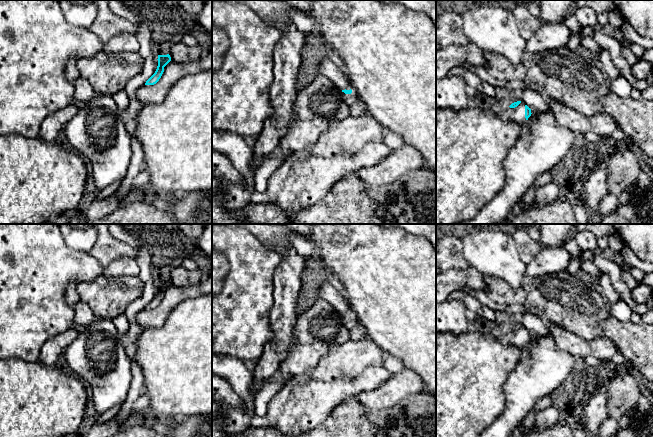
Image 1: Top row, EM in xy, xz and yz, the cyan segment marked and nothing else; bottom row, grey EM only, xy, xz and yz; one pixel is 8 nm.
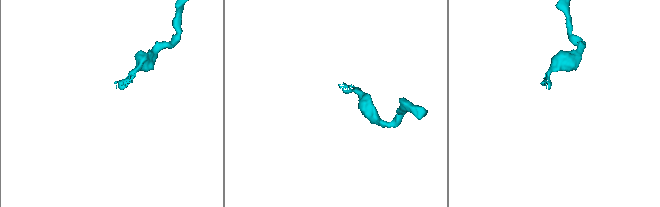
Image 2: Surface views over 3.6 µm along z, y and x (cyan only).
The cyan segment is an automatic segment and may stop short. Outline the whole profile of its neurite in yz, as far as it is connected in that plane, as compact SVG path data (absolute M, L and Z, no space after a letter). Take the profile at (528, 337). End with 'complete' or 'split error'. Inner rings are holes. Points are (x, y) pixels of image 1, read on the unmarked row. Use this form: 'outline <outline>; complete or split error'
outline M517 325L509 330L503 337L503 340L505 343L522 348L524 345L528 344L531 338L531 333L527 329L521 325Z; split error

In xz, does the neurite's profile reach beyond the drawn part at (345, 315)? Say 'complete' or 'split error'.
split error

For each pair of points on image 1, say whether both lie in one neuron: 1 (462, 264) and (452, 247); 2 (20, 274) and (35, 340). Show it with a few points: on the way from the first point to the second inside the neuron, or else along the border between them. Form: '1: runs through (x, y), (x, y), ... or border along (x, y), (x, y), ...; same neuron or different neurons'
1: runs through (458, 260), (452, 254), (452, 251); same neuron
2: runs through (22, 290), (22, 294), (27, 299), (27, 324); same neuron

